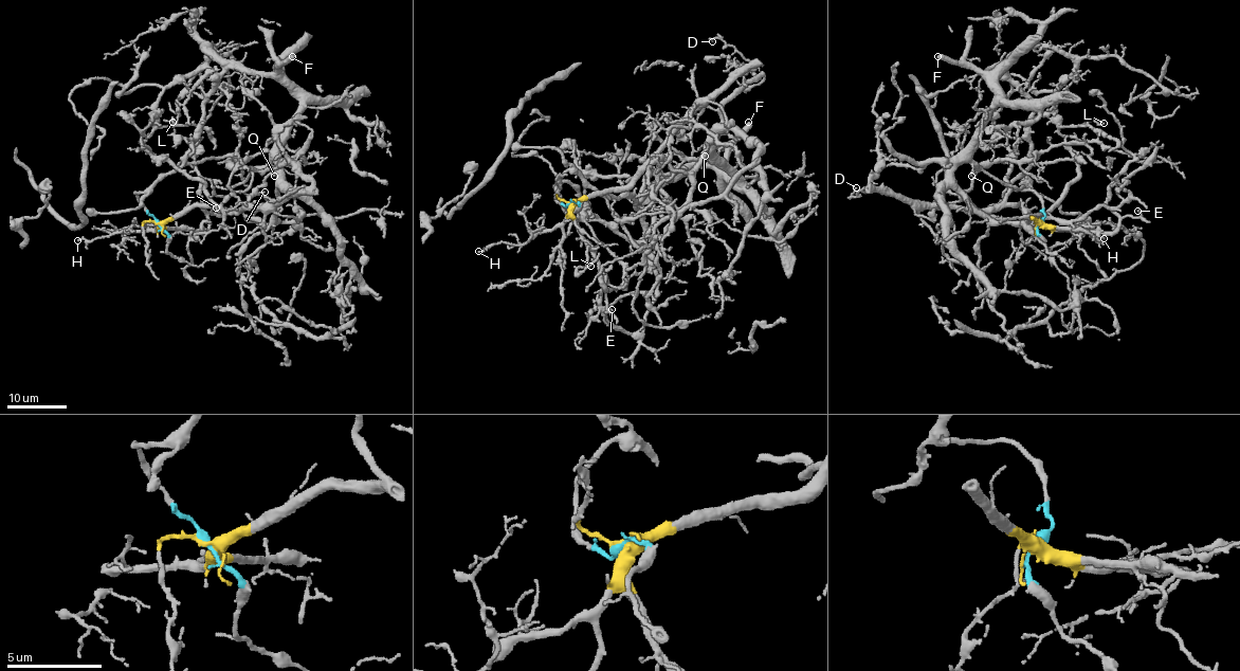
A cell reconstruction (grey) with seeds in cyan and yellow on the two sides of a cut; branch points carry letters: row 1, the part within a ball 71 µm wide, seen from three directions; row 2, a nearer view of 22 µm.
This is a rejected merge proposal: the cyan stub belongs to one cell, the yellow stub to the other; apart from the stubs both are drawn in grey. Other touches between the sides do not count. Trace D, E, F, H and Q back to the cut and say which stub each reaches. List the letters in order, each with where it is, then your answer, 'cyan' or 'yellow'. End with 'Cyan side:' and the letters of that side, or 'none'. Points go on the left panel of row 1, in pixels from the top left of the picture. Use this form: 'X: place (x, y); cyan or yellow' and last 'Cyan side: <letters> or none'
D: place (265, 192); yellow
E: place (216, 207); yellow
F: place (292, 56); cyan
H: place (77, 240); yellow
Q: place (274, 176); cyan
Cyan side: F, Q

